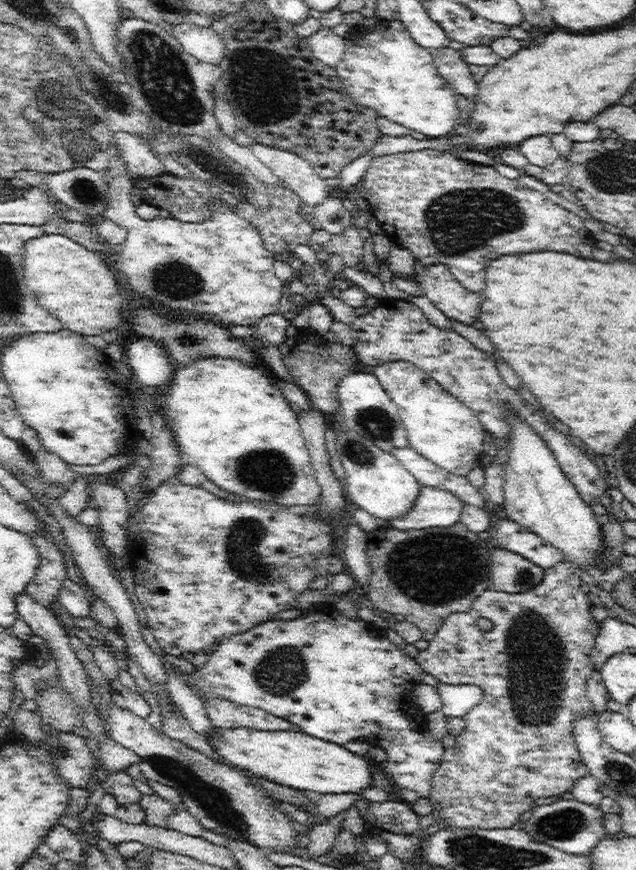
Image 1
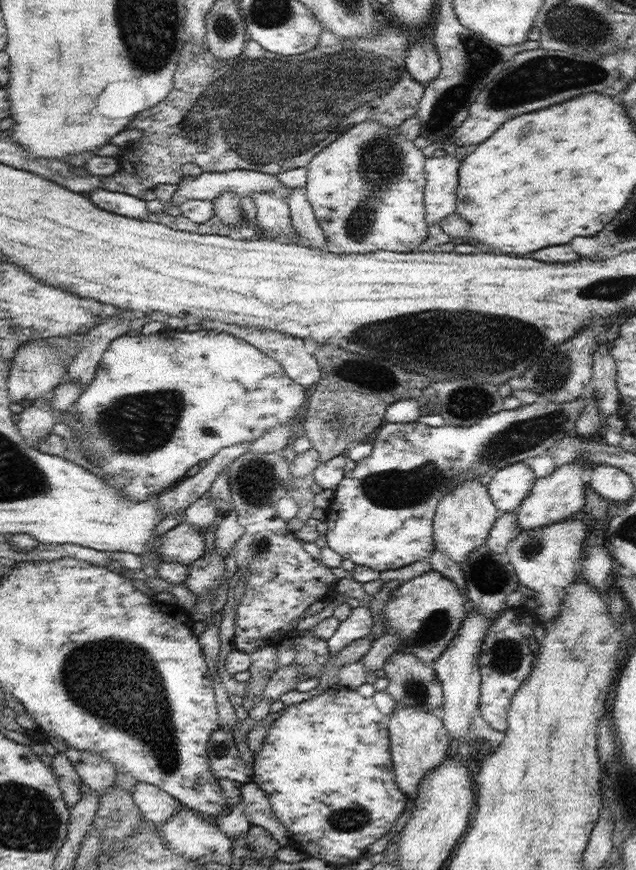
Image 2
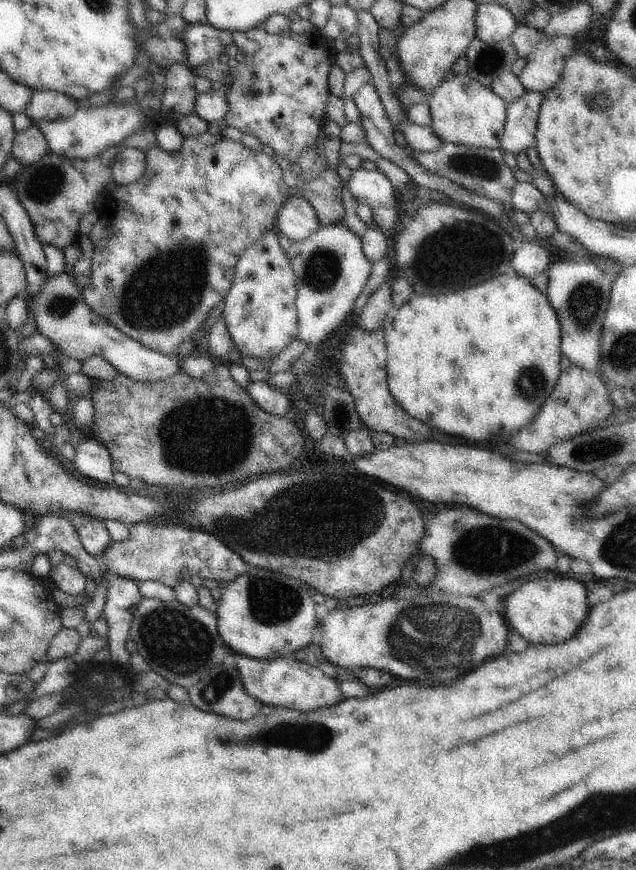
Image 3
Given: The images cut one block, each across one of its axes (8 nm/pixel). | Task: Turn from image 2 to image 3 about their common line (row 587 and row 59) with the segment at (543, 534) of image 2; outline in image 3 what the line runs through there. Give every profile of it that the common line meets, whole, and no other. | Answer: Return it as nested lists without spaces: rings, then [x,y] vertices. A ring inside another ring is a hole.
[[[525,24],[516,27],[510,42],[514,44],[519,56],[526,58],[526,66],[519,79],[528,93],[544,94],[547,90],[554,88],[562,76],[566,61],[574,52],[577,52],[576,42],[573,38],[568,38],[568,36],[548,38],[548,36],[544,36],[543,30],[527,27]]]

